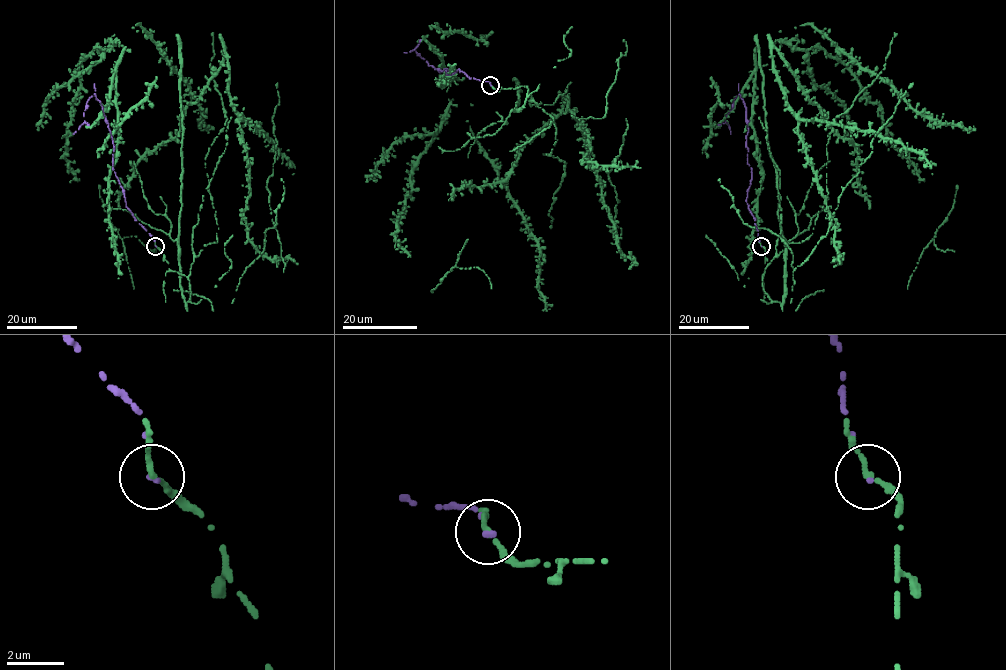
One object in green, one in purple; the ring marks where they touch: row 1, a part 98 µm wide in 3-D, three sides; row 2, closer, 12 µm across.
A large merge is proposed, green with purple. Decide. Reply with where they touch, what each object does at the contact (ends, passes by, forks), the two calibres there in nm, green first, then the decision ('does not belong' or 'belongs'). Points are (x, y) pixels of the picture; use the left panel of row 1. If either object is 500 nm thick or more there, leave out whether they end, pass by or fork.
(155, 246) | green passes by | purple ends | 160/140 nm | belongs

